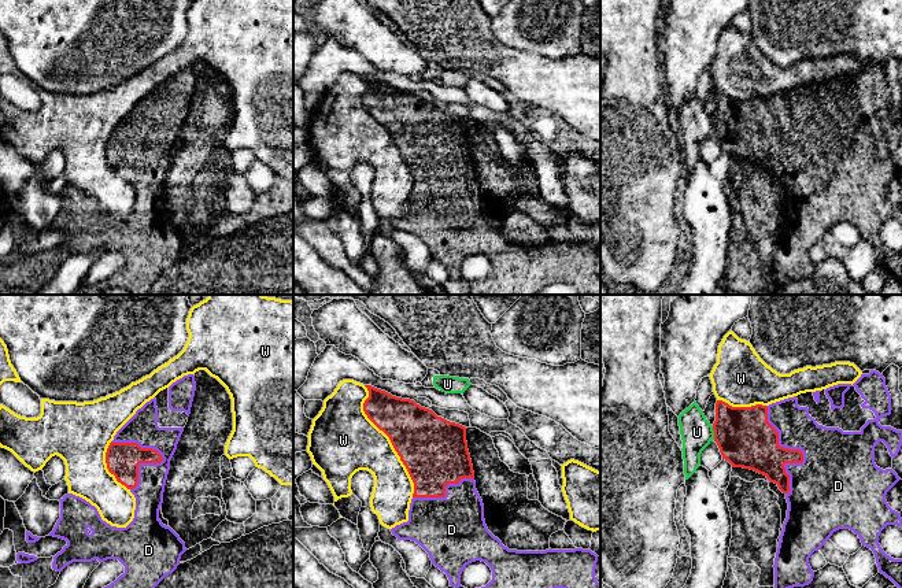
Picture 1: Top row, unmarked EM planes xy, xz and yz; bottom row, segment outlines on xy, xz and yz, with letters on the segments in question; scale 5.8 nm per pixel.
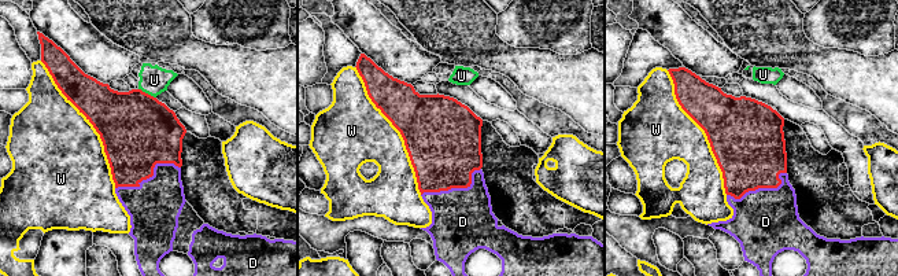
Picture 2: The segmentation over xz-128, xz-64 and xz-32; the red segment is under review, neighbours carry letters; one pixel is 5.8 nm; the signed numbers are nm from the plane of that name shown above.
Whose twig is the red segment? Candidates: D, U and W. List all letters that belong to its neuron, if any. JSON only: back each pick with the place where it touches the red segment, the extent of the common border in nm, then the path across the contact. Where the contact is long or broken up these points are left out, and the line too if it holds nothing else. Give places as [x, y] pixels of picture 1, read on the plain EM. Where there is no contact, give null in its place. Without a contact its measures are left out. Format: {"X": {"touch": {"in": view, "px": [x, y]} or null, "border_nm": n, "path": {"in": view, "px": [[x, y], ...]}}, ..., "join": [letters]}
{"D": {"touch": {"in": "yz", "px": [799, 143]}, "border_nm": 550}, "join": ["D"]}

